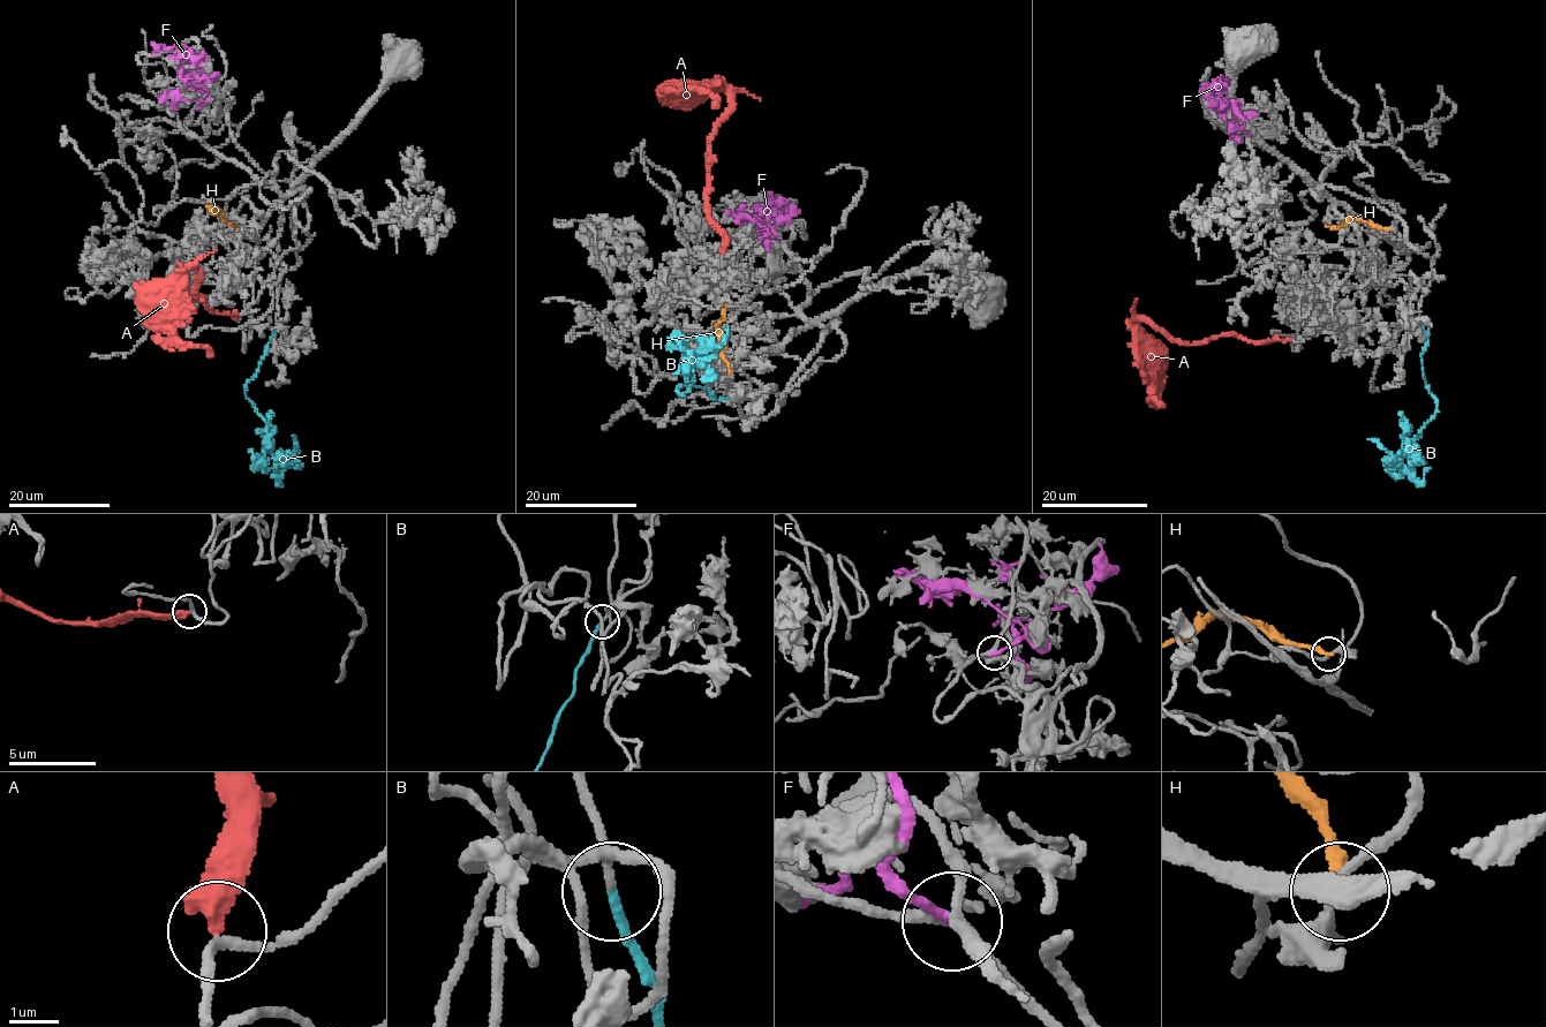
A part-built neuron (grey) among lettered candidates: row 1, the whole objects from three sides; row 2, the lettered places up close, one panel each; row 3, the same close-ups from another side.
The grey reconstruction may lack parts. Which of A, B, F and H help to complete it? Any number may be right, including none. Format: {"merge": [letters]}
{"merge": ["B"]}

